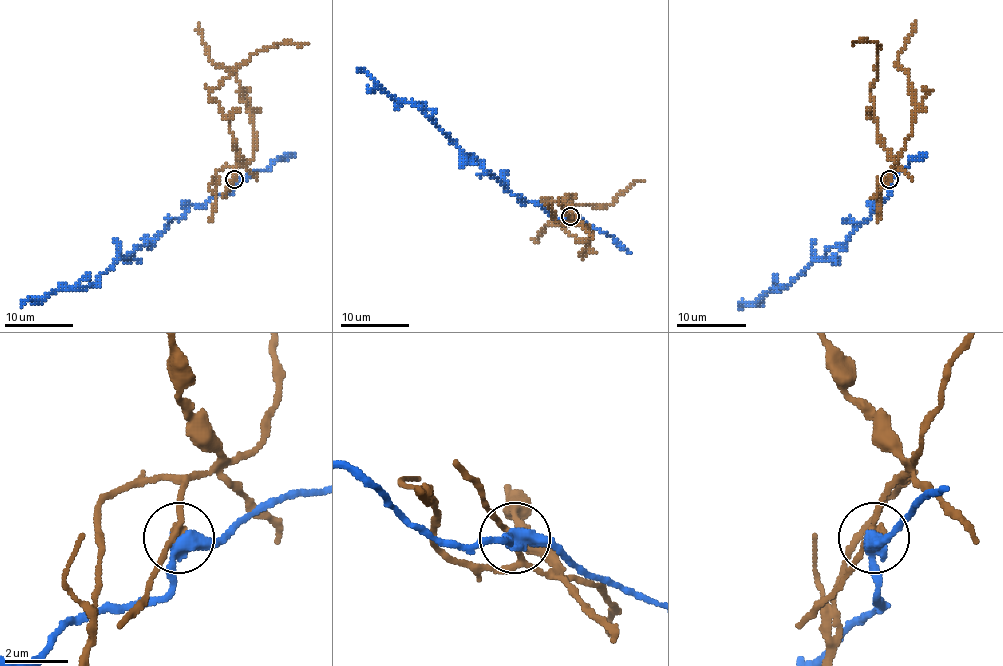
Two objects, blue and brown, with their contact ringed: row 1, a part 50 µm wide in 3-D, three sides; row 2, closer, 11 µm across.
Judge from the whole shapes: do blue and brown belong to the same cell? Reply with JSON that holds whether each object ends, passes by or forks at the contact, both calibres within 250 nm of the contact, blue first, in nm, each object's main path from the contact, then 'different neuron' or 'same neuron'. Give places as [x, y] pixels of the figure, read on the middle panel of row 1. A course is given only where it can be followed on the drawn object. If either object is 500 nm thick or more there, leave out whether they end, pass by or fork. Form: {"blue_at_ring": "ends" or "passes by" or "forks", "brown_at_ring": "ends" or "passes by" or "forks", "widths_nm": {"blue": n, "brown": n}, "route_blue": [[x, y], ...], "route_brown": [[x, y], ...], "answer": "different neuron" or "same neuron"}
{"blue_at_ring": "passes by", "brown_at_ring": "passes by", "widths_nm": {"blue": 420, "brown": 200}, "route_blue": [[570, 216], [549, 216], [534, 200], [524, 202], [421, 110], [407, 101], [392, 98], [363, 70], [356, 72]], "route_brown": [[570, 216], [578, 223], [566, 204], [546, 199], [553, 199], [561, 206], [604, 206], [631, 185], [645, 182]], "answer": "different neuron"}

